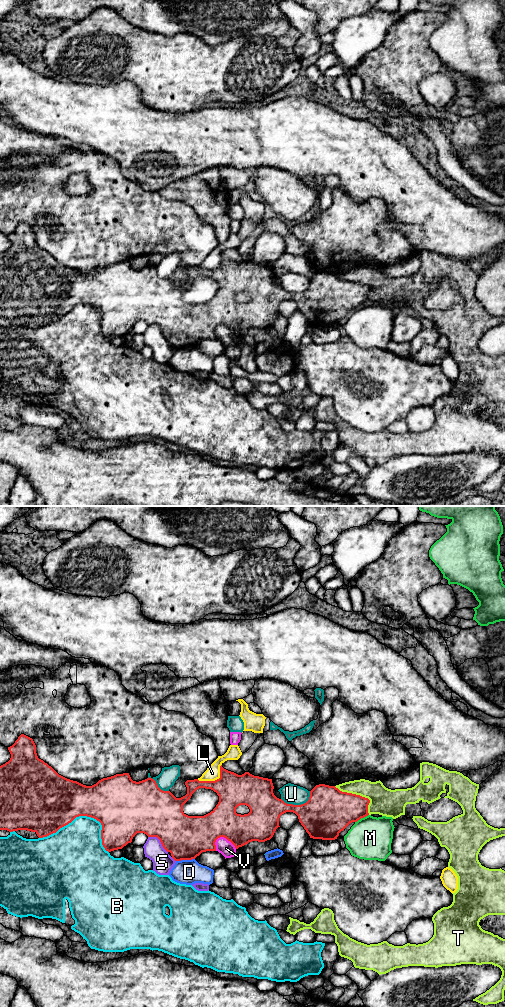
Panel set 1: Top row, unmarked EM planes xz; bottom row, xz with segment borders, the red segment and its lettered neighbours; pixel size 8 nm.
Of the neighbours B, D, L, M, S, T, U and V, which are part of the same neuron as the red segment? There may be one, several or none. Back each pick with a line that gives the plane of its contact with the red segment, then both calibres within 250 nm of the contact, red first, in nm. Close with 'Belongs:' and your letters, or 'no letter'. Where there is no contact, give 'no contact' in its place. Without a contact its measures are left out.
Belongs: no letter

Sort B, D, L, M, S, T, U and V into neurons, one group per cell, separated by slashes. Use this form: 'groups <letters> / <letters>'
groups B / D M / L / S / T / U / V

